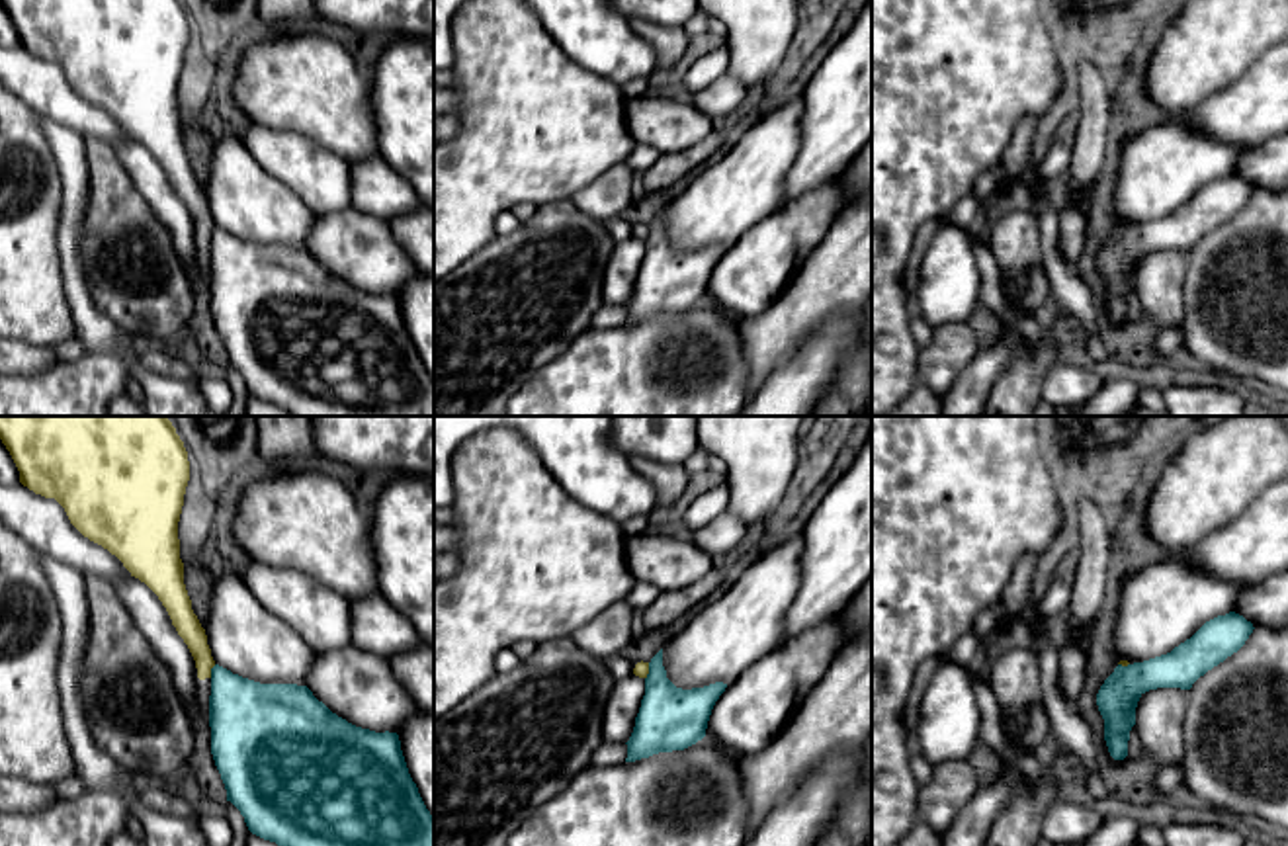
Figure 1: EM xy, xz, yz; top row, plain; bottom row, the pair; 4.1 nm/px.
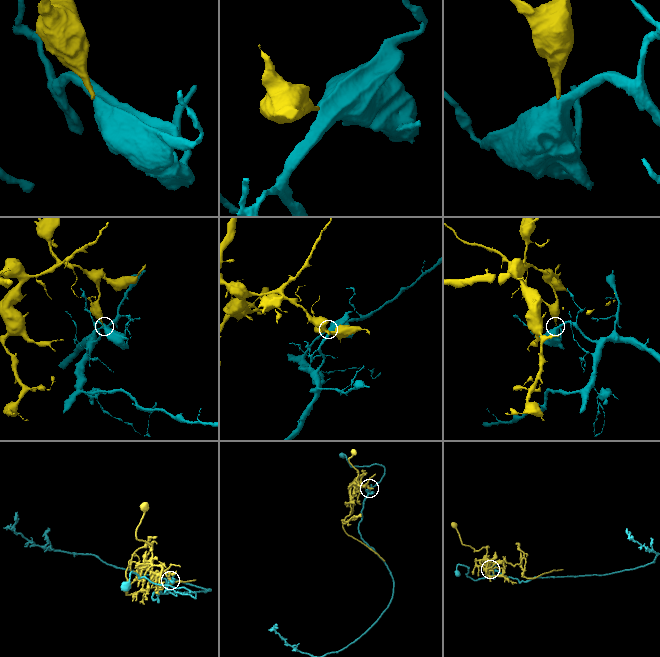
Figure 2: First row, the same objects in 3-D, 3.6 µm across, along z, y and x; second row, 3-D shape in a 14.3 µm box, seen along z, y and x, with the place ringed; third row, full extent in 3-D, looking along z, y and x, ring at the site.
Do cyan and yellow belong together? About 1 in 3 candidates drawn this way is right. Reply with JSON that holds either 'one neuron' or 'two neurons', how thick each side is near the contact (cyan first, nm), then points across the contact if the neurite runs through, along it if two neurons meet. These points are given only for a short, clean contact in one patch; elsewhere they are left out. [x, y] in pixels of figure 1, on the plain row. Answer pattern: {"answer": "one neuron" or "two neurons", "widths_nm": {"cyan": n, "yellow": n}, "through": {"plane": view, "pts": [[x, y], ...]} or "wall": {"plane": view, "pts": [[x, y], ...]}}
{"answer": "two neurons", "widths_nm": {"cyan": 320, "yellow": 100}, "wall": {"plane": "xy", "pts": [[215, 227], [210, 239]]}}

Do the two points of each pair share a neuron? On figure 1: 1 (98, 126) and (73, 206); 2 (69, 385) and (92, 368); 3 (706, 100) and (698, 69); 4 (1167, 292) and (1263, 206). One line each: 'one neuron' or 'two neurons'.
1: two neurons
2: one neuron
3: two neurons
4: two neurons

